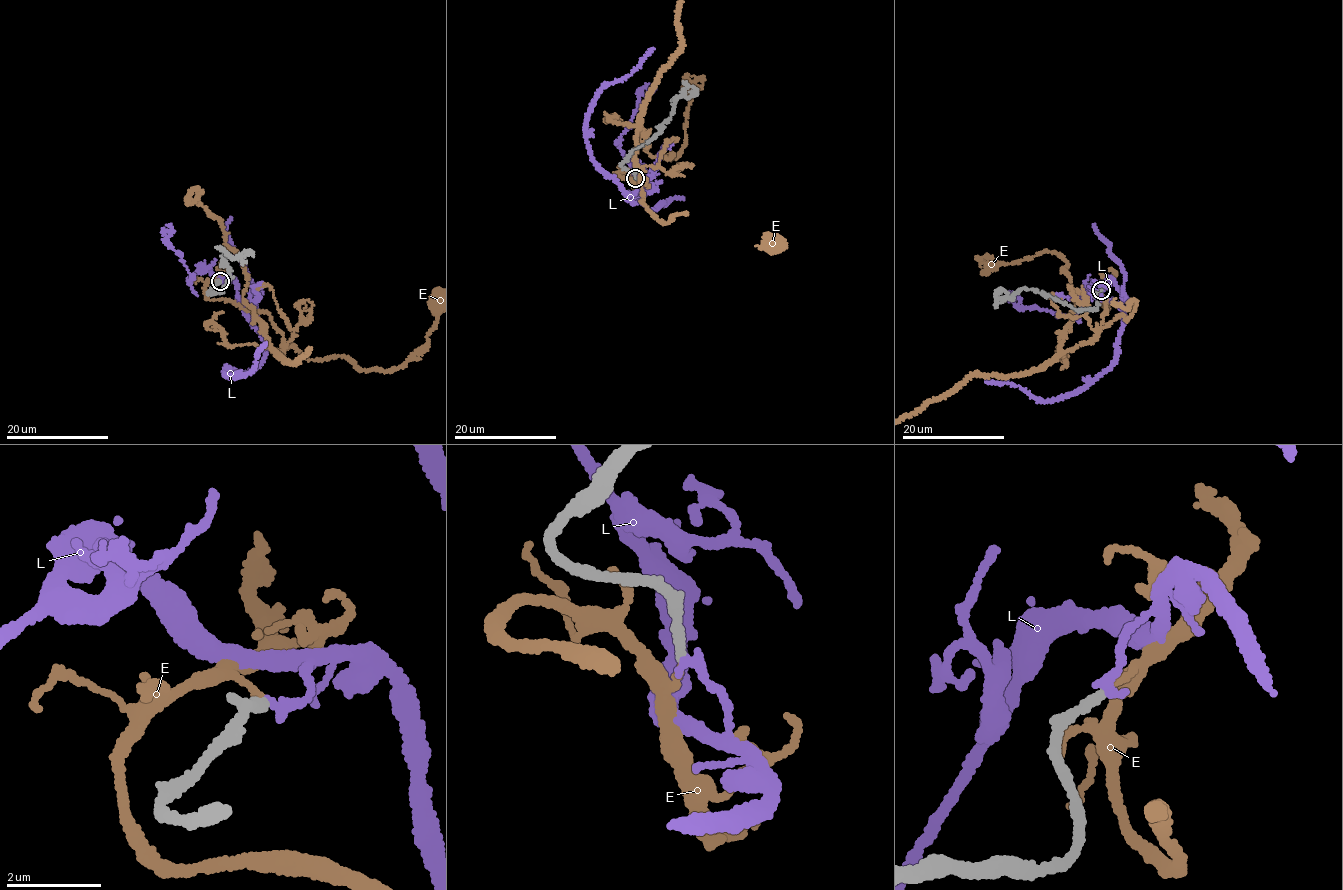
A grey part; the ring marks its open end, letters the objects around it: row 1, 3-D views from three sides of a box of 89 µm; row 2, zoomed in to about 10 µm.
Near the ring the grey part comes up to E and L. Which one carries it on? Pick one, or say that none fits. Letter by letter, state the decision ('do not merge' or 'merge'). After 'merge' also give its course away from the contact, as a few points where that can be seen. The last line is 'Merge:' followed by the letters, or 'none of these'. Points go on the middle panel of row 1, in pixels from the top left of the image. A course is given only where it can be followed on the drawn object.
E: do not merge
L: do not merge
Merge: none of these

